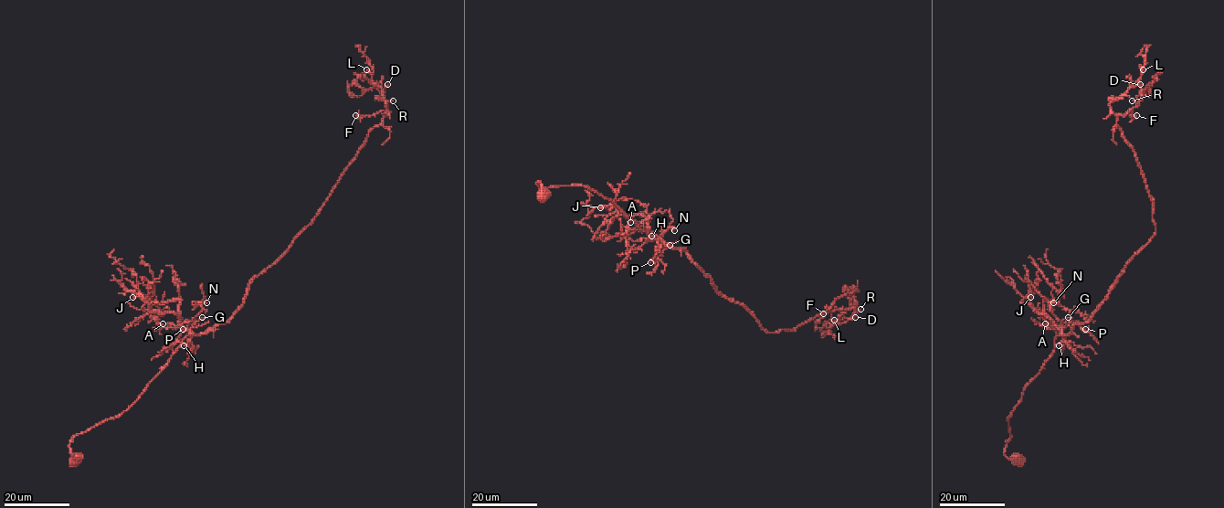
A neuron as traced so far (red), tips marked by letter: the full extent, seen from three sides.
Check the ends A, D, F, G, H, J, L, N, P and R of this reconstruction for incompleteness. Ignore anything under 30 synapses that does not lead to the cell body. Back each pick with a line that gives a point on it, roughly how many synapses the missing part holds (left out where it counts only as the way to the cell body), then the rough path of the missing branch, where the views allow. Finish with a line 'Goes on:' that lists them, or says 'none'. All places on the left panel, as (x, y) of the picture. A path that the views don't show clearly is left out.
L: Place: (366, 69). Roughly 30 synapses. Course of what is missing: (366, 69), (361, 65), (342, 64), (330, 75), (330, 79)
Goes on: L

